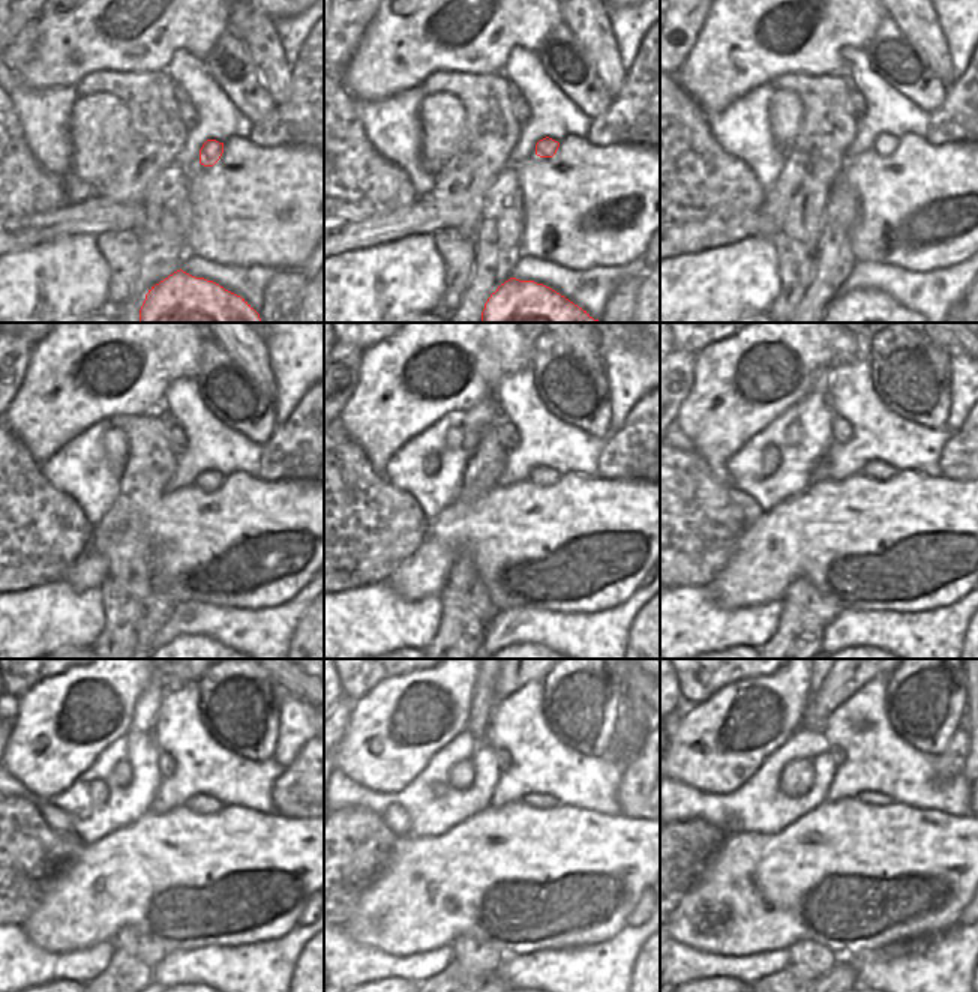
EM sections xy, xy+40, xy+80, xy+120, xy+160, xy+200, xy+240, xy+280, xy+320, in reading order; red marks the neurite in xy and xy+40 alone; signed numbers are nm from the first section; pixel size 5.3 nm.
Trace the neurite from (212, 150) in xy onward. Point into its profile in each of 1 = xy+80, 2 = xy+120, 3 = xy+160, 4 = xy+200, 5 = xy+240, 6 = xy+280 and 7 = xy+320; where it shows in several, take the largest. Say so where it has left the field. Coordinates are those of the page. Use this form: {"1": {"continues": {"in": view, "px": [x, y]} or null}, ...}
{"1": {"continues": {"in": "xy+80", "px": [884, 144]}}, "2": {"continues": {"in": "xy+120", "px": [209, 480]}}, "3": {"continues": {"in": "xy+160", "px": [543, 476]}}, "4": {"continues": {"in": "xy+200", "px": [876, 470]}}, "5": {"continues": {"in": "xy+240", "px": [204, 805]}}, "6": {"continues": {"in": "xy+280", "px": [545, 802]}}, "7": {"continues": {"in": "xy+320", "px": [884, 800]}}}

